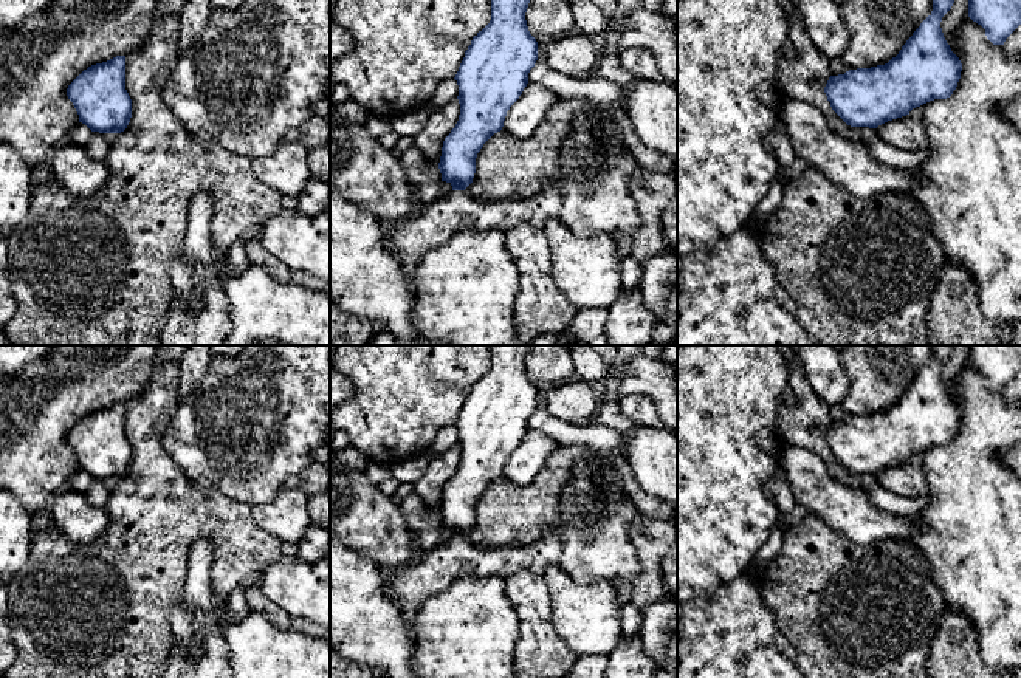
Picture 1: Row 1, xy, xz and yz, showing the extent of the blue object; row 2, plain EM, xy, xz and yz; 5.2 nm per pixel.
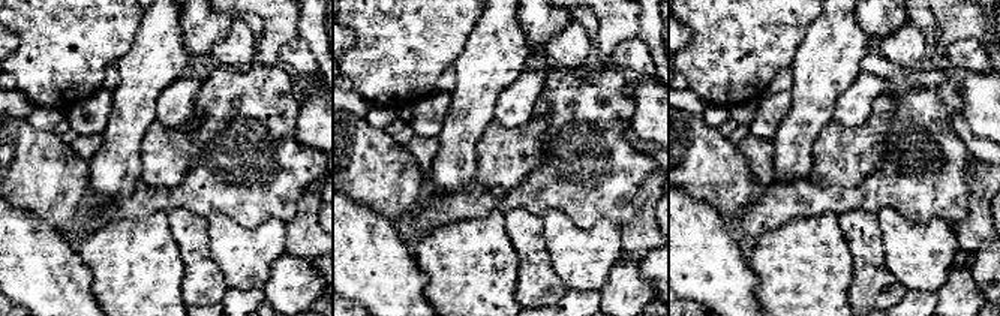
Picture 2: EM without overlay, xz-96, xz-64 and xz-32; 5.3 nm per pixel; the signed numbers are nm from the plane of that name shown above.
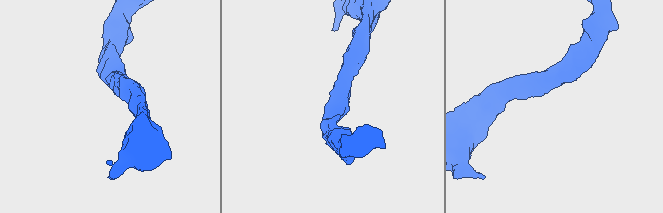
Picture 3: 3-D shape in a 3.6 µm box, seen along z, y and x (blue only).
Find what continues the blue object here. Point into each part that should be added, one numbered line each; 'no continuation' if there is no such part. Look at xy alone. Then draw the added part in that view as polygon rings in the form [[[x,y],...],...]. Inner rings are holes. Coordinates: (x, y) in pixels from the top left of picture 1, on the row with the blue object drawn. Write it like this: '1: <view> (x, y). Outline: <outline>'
no continuation

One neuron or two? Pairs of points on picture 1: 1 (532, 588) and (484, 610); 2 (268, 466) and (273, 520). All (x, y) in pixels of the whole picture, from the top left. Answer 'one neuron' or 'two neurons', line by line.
1: two neurons
2: two neurons

